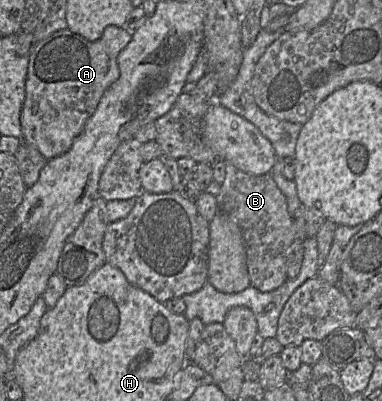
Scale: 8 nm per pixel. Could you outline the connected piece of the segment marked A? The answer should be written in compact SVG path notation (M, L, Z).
M109 25L104 29L100 39L94 42L86 40L68 28L38 42L29 56L25 100L20 115L22 141L38 149L47 160L66 153L94 114L104 92L119 78L117 57L131 41L132 36L123 27Z

